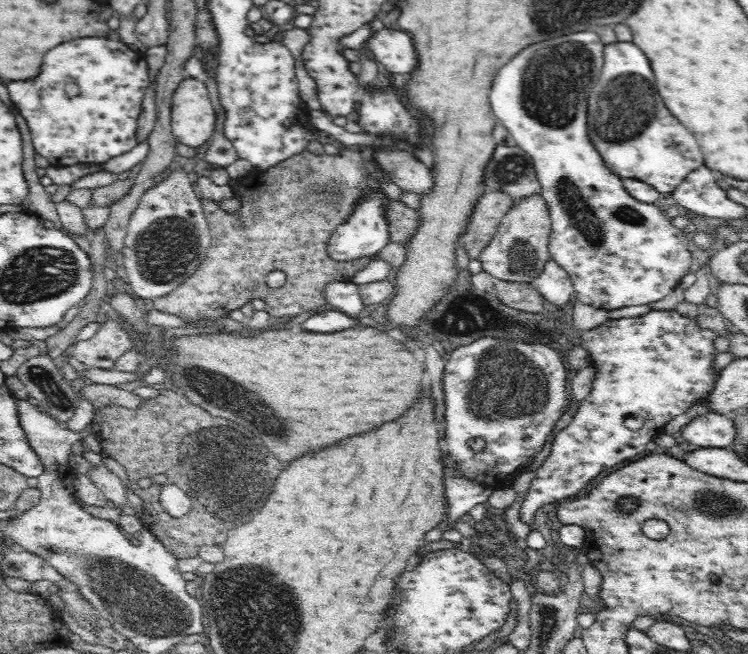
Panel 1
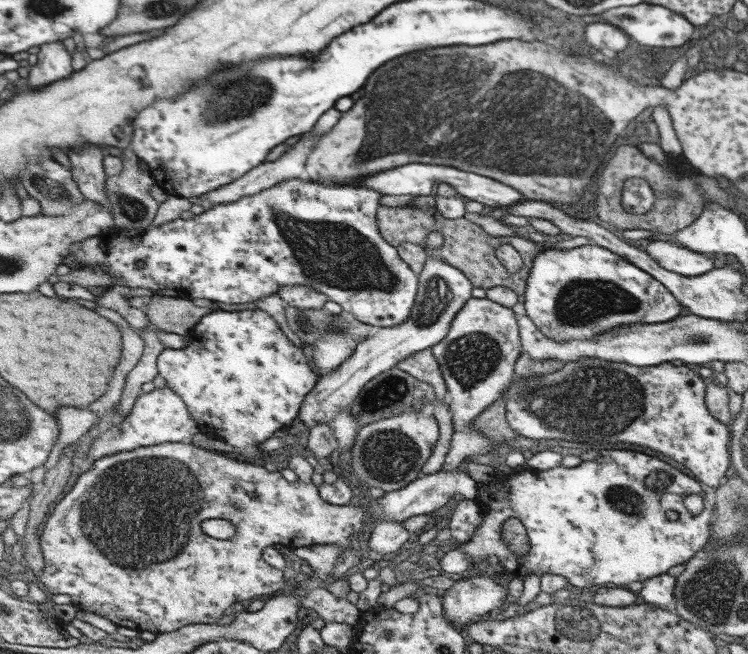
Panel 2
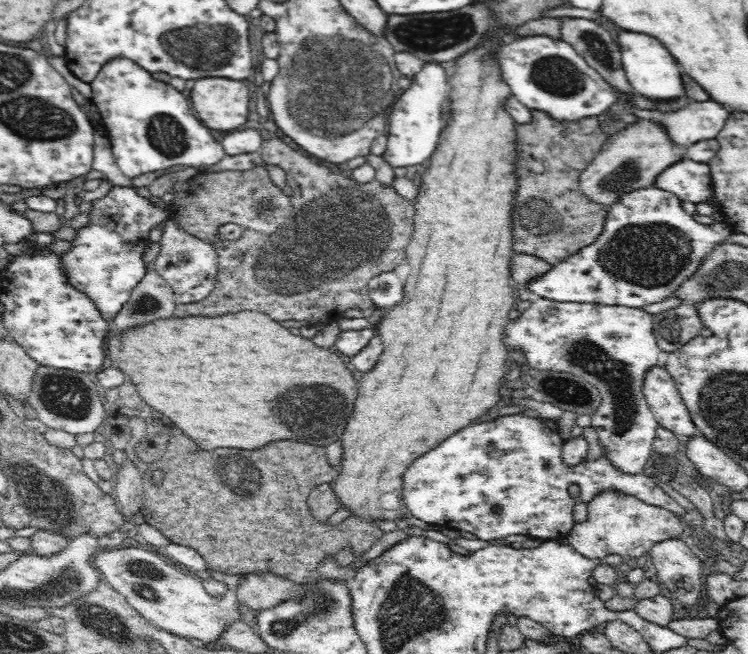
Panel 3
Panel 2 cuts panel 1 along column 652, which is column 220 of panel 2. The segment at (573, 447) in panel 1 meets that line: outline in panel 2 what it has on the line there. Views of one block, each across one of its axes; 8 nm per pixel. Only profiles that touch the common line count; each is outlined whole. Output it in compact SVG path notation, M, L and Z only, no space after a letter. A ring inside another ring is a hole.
M267 310L214 311L202 319L202 322L193 331L191 337L191 344L187 348L181 350L167 348L160 355L159 369L161 374L168 379L169 386L179 395L182 395L183 399L189 404L191 413L199 422L203 432L207 433L210 437L224 440L224 442L237 448L239 452L236 453L236 457L243 458L244 456L253 456L262 452L259 451L258 445L266 442L266 440L270 440L278 430L286 430L294 422L298 412L301 412L300 406L304 404L306 394L316 388L314 384L316 384L318 376L316 376L316 372L312 372L312 362L304 356L304 352L298 346L294 346L294 342L290 340L289 334L283 329L278 319Z

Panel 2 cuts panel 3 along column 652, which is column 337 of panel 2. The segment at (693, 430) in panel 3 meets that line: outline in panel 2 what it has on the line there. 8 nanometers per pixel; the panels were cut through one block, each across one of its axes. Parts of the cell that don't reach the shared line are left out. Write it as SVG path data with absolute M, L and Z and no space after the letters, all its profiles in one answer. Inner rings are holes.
M427 257L420 274L422 294L418 294L415 320L409 318L398 326L379 327L379 331L365 338L340 366L321 378L309 397L305 398L301 413L298 414L298 420L304 422L309 429L317 424L326 425L339 412L349 410L362 388L375 376L396 366L403 358L438 344L448 334L456 313L473 297L472 290L475 286L470 279L459 268L443 260Z

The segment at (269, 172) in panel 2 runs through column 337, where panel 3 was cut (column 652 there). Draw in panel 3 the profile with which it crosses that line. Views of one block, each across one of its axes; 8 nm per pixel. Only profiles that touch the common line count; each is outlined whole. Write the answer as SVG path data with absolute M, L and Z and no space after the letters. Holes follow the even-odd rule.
M634 93L628 95L628 102L635 104L635 108L626 110L625 113L633 114L638 118L657 124L666 131L666 135L670 137L672 143L684 148L688 148L690 144L695 144L702 140L715 139L717 136L716 130L720 130L720 126L724 126L724 120L729 117L728 114L724 114L724 112L728 111L722 109L718 103L695 102L688 99L685 94L680 99L677 99L676 102L656 105ZM656 188L634 190L608 208L604 214L603 229L595 241L581 247L562 262L556 263L542 276L524 284L539 297L556 302L583 302L641 308L672 297L673 292L699 267L701 260L720 242L732 234L731 227L714 221L711 225L698 223L682 207L676 195Z

